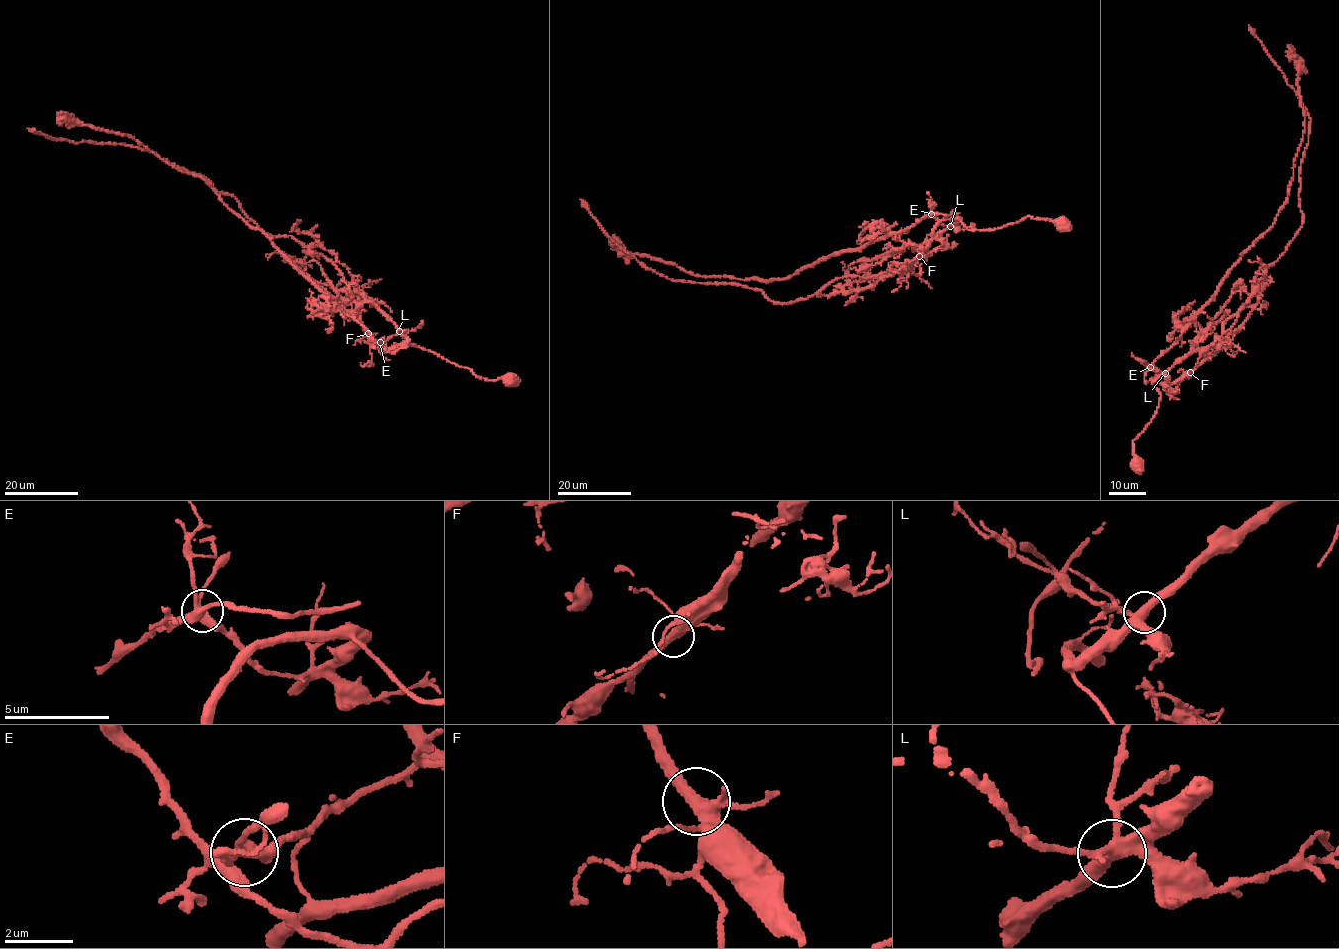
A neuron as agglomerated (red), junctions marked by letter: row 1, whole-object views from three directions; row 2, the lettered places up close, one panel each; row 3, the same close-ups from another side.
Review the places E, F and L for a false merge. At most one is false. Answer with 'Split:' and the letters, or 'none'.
Split: E

